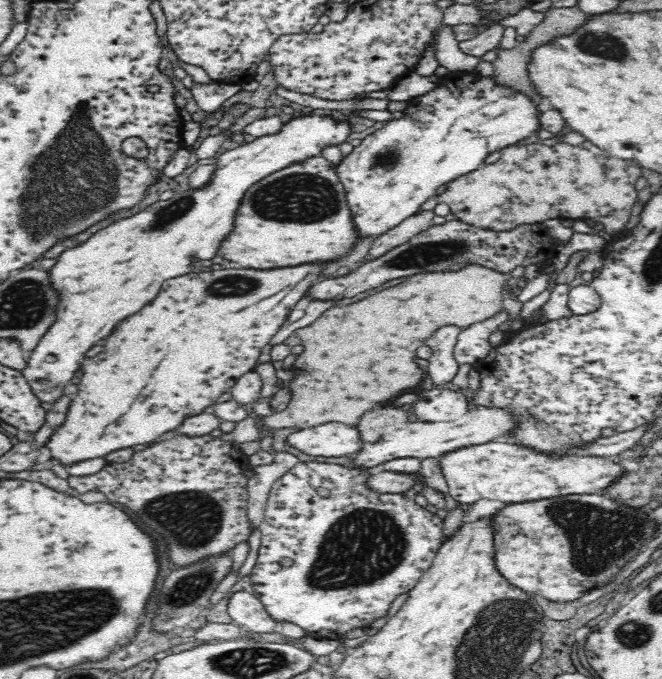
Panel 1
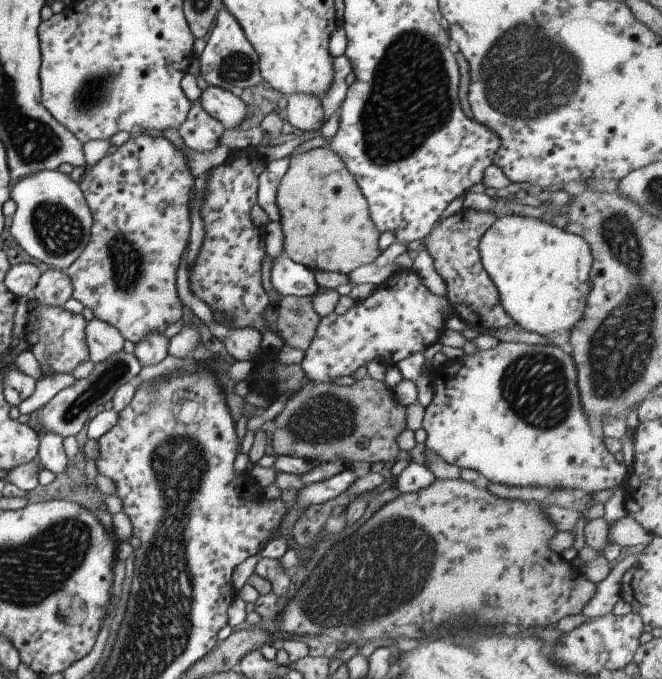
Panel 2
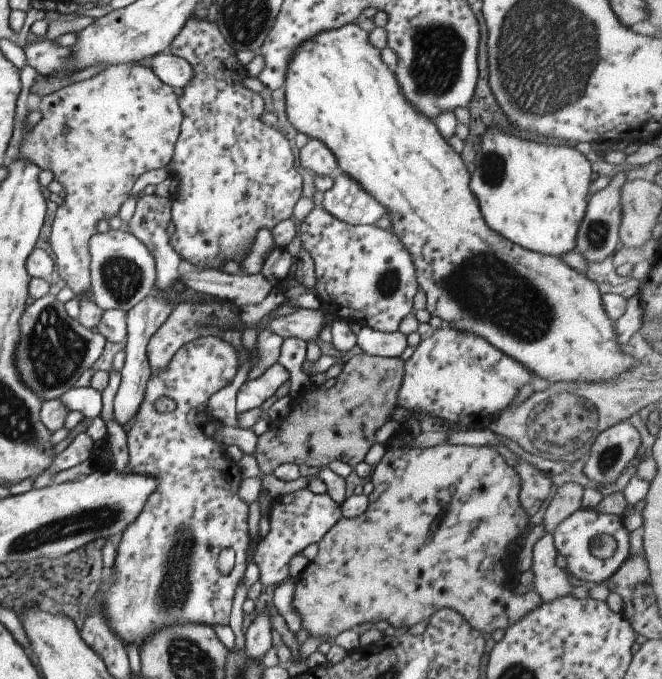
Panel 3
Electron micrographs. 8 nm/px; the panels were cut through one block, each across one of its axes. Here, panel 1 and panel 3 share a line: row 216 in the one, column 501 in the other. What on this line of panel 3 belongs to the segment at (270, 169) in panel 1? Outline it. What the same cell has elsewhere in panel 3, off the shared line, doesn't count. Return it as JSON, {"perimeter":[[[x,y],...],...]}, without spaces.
{"perimeter":[[[495,126],[484,129],[473,150],[475,156],[471,162],[473,170],[470,173],[468,187],[491,230],[495,230],[513,244],[559,260],[562,260],[563,252],[571,248],[574,250],[576,232],[585,212],[585,196],[589,190],[591,176],[589,161],[583,154],[569,146],[525,140]]]}

